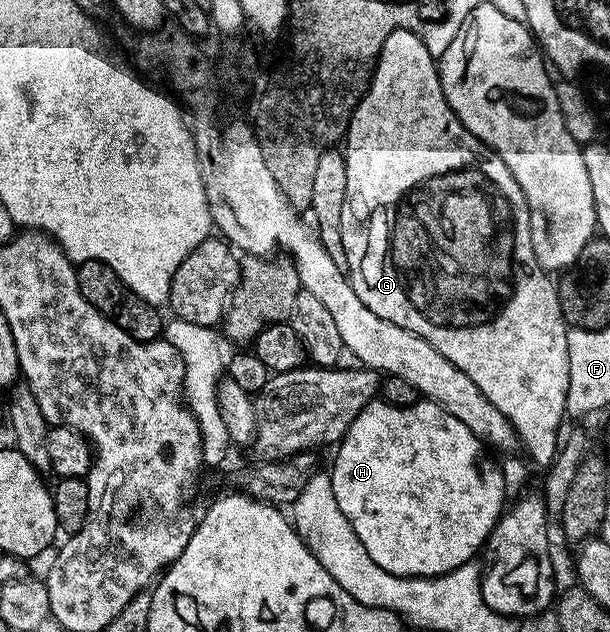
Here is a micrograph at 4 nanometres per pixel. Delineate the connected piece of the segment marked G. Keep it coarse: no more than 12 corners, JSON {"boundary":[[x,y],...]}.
{"boundary":[[408,28],[348,123],[354,294],[551,465],[569,325]]}

